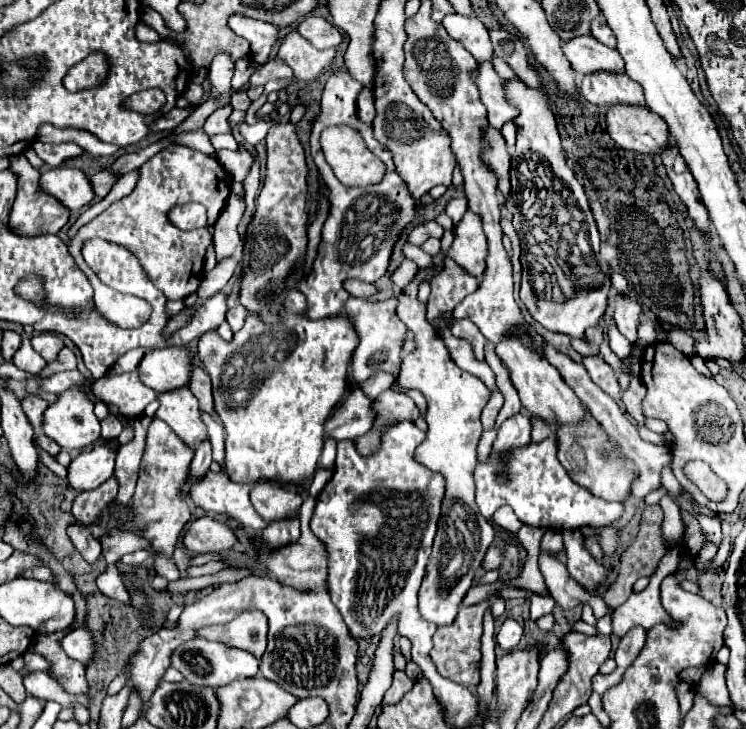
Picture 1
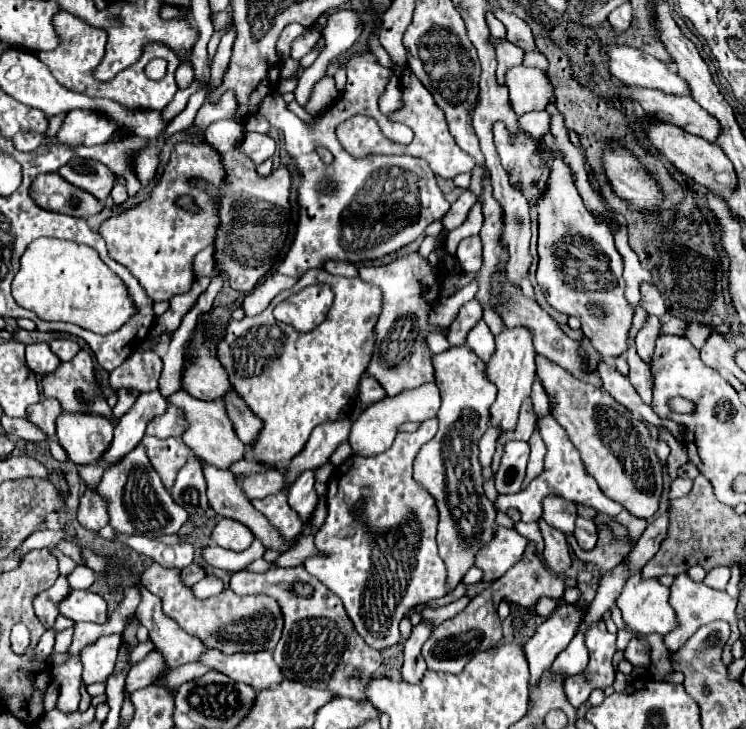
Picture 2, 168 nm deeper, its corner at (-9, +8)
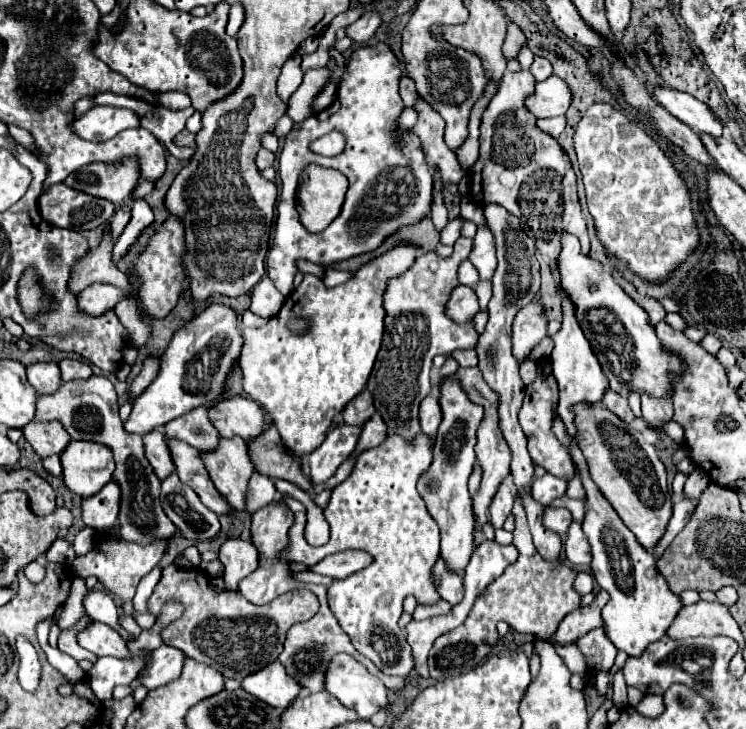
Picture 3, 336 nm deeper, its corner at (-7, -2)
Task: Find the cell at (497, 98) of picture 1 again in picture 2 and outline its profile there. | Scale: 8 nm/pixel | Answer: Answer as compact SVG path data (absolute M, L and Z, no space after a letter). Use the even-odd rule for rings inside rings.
M509 68L505 86L509 88L509 104L517 116L543 110L547 102L553 100L553 86L547 74L537 68Z

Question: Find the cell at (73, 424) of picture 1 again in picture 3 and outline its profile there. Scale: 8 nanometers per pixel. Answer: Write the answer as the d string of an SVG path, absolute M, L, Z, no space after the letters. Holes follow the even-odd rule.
M71 440L61 454L65 486L81 496L95 496L113 476L115 462L107 446L95 442Z

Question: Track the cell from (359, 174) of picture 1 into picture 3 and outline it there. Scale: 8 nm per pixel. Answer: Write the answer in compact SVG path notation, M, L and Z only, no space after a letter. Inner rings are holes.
M421 98L417 100L415 110L419 112L419 120L417 120L413 132L421 138L425 160L427 160L429 168L439 166L443 182L457 184L465 176L465 170L457 162L455 152L449 150L449 146L443 140L443 132L445 132L443 118Z

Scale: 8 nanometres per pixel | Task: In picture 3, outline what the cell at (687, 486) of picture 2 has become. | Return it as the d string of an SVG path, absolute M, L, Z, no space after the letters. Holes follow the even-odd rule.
M696 469L689 476L685 483L683 495L686 498L699 499L703 490L708 486L710 478L705 472Z

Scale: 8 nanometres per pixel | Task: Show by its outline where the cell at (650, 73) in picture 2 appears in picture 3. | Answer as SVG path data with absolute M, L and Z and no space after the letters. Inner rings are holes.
M655 88L655 100L669 110L675 118L691 126L697 134L723 136L723 124L713 116L711 108L691 94L683 94L673 88Z

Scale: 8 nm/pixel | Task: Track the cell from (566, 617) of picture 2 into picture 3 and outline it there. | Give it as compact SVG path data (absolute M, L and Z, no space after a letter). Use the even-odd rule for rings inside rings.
M599 590L593 604L579 608L571 614L565 616L565 620L559 624L559 630L555 632L555 638L559 644L569 644L575 642L577 638L585 636L589 630L603 626L601 610L609 602L609 594L605 590Z

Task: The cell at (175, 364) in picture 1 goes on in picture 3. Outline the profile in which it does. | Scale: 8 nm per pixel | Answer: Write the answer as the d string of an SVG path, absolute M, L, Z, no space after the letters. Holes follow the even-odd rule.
M241 396L227 398L215 408L209 408L209 418L223 438L241 436L247 444L251 438L263 434L263 426L267 424L261 406Z

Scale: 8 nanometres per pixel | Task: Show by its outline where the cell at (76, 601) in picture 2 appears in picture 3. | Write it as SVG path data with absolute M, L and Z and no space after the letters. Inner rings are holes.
M91 622L81 634L79 644L93 652L95 656L115 656L115 658L129 658L125 640L107 624L103 622Z

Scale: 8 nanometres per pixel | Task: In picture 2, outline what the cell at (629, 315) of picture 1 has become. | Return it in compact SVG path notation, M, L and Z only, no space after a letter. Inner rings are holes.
M647 316L643 328L637 332L637 354L651 364L651 356L653 356L653 348L655 348L655 340L657 340L657 332L659 332L659 318L657 316Z

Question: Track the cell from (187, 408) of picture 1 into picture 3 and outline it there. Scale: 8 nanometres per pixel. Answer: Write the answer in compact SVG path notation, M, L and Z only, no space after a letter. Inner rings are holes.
M221 438L215 452L203 452L203 462L217 488L217 492L229 502L231 512L245 512L245 498L249 490L249 478L255 472L247 444L241 438Z

